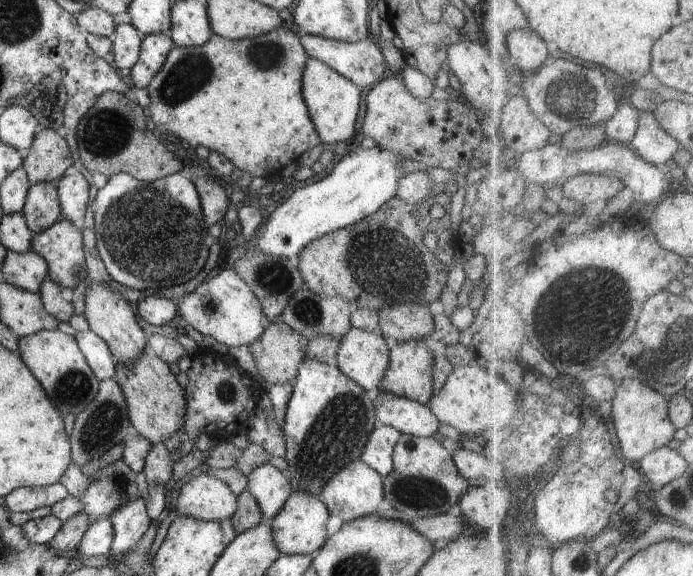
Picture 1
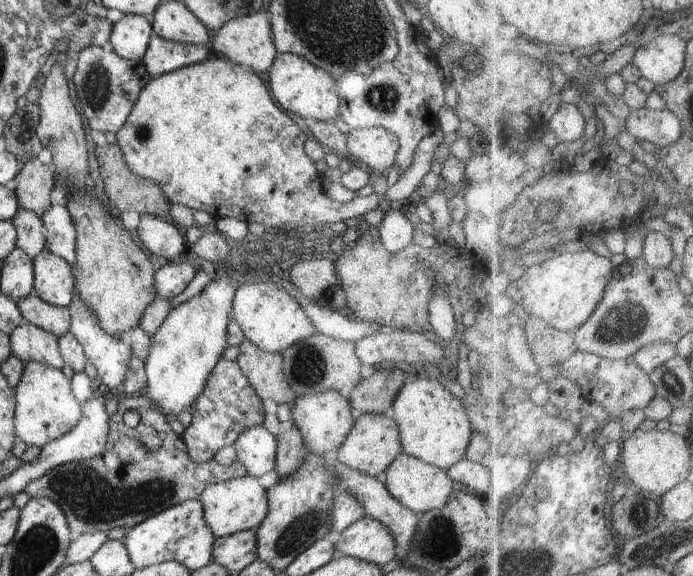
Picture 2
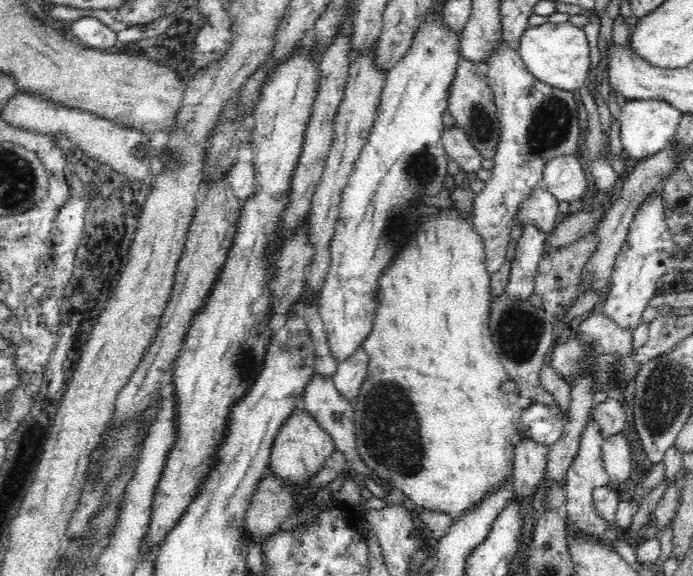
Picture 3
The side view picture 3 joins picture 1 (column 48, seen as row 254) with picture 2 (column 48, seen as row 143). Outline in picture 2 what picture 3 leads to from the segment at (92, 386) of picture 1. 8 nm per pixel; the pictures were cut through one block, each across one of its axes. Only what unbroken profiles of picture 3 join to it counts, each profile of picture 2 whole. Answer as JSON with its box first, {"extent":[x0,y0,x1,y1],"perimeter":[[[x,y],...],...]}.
{"extent":[15,362,82,446],"perimeter":[[[42,362],[25,363],[20,382],[15,386],[16,437],[27,446],[40,446],[62,438],[82,418],[82,406],[74,396],[72,382],[61,369]]]}

